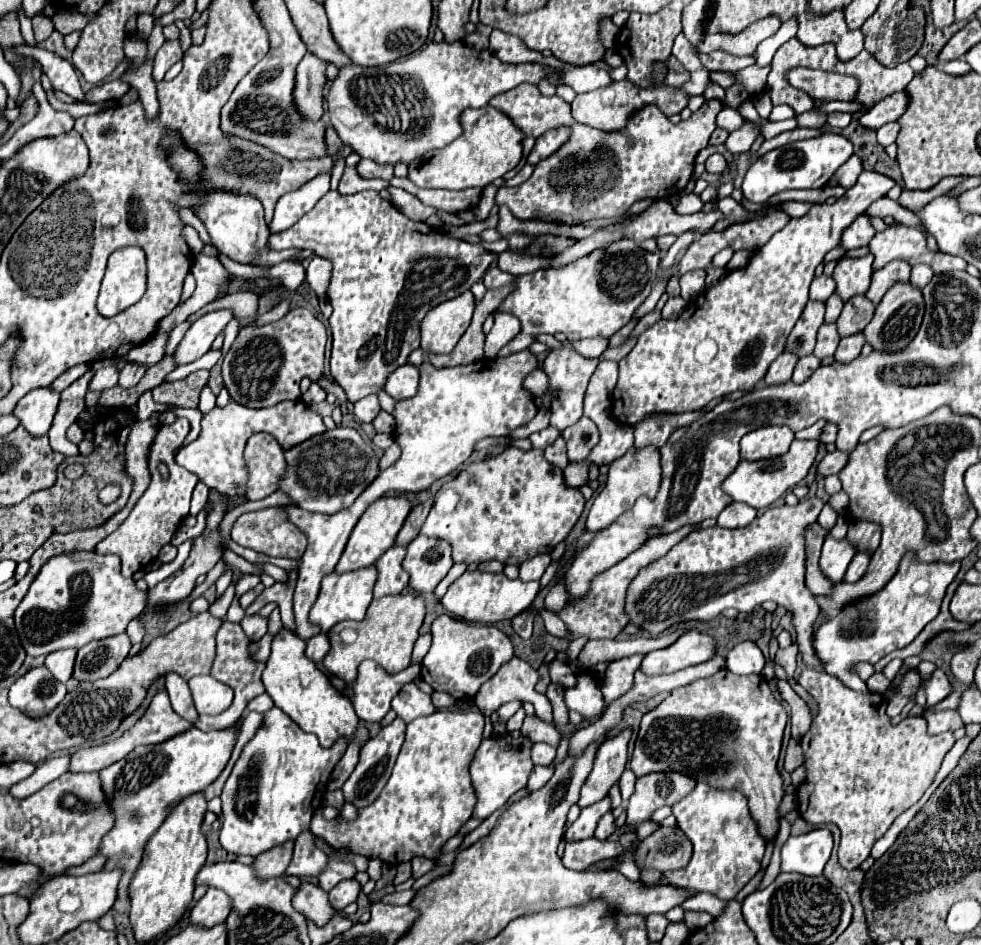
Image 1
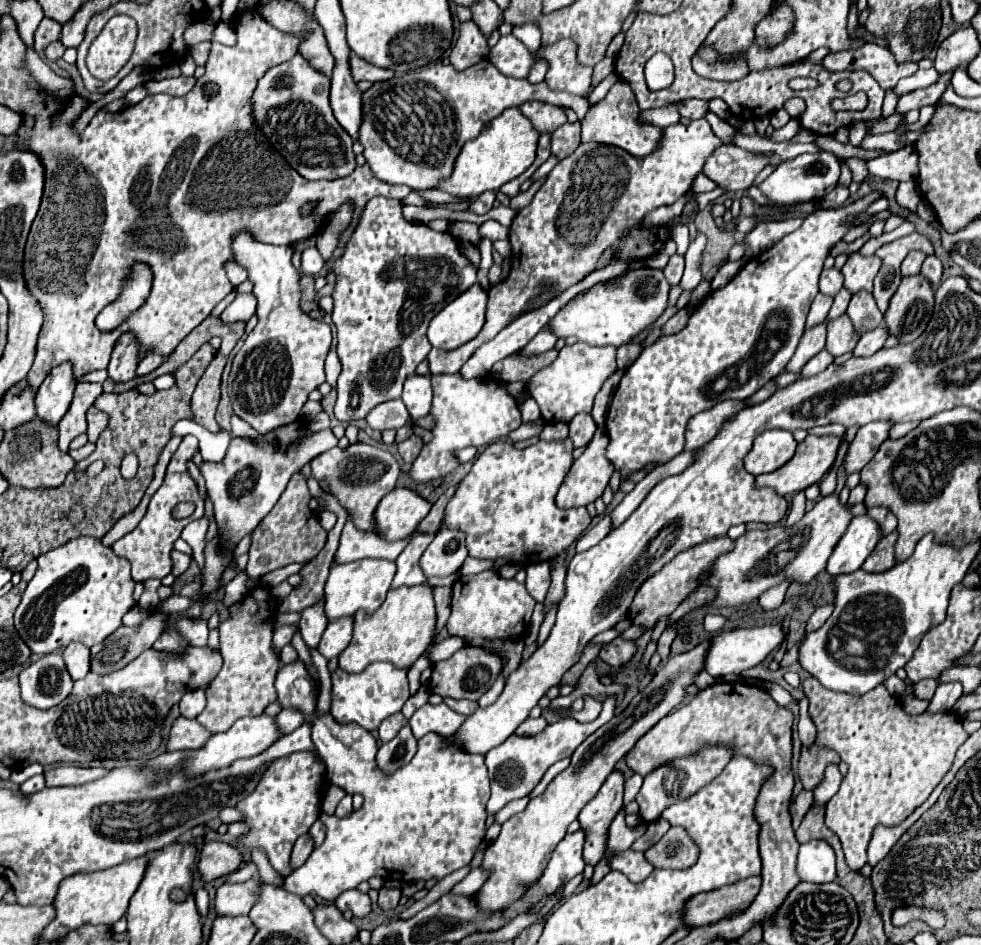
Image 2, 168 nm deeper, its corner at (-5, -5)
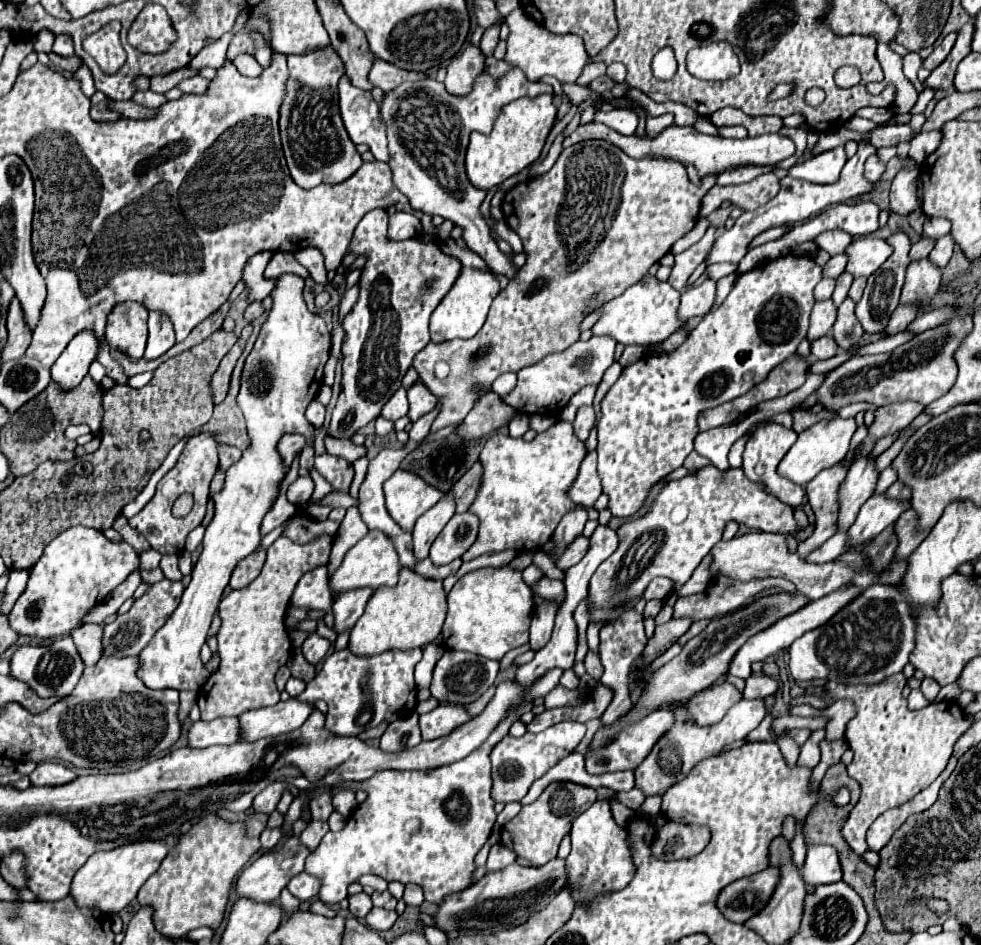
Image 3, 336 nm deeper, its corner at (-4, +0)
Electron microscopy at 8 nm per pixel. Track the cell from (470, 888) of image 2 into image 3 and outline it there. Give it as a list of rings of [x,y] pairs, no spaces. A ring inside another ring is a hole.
[[[495,844],[489,852],[489,860],[487,860],[487,872],[493,872],[493,870],[501,870],[503,866],[509,866],[515,862],[515,854],[505,848],[503,844]]]

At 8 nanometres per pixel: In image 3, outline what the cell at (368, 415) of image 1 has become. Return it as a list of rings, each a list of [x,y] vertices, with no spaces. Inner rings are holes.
[[[399,388],[393,398],[383,406],[383,412],[381,416],[395,422],[399,418],[403,418],[407,414],[407,394],[405,394],[405,388]]]

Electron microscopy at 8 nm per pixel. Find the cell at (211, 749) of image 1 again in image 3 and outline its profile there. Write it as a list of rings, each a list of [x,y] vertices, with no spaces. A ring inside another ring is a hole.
[[[289,698],[287,702],[279,702],[269,708],[249,710],[239,716],[241,720],[241,742],[253,742],[267,736],[279,736],[287,734],[291,730],[297,730],[315,710],[315,704],[299,702],[295,698]]]

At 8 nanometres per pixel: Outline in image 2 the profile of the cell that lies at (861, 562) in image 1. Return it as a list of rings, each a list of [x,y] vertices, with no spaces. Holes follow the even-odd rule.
[[[896,531],[882,537],[876,549],[870,553],[870,557],[864,561],[862,569],[868,573],[882,573],[890,569],[894,565],[894,541],[896,541]]]

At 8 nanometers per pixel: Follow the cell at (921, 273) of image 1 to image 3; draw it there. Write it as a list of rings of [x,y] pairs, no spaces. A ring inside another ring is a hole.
[[[945,234],[943,238],[939,238],[939,240],[937,240],[935,248],[933,248],[933,250],[931,250],[931,254],[929,254],[929,260],[931,260],[933,264],[937,264],[939,268],[945,268],[945,266],[947,266],[947,262],[951,260],[953,248],[955,248],[955,240],[951,238],[951,234]]]

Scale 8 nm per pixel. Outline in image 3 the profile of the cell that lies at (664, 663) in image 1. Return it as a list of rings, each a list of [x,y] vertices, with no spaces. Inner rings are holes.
[[[849,586],[849,588],[843,588],[843,590],[831,592],[831,594],[823,596],[823,598],[819,598],[819,600],[807,604],[807,606],[801,608],[799,612],[781,618],[781,620],[775,622],[771,628],[767,628],[767,630],[755,634],[755,636],[749,638],[749,642],[735,654],[735,658],[733,658],[733,662],[731,662],[729,674],[737,676],[737,678],[743,678],[743,680],[749,678],[749,676],[751,676],[751,664],[753,664],[753,662],[761,662],[761,660],[765,660],[767,656],[777,654],[777,652],[789,648],[789,646],[793,644],[793,640],[797,640],[797,638],[803,636],[805,632],[809,632],[809,630],[813,630],[813,628],[819,628],[819,626],[823,626],[825,622],[829,622],[835,612],[839,612],[843,606],[847,606],[847,602],[853,602],[859,594],[861,594],[861,588],[857,588],[857,586]]]

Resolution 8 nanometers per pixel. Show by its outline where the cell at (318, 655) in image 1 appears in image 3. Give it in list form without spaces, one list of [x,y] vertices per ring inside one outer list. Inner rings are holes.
[[[349,590],[347,594],[341,594],[333,604],[333,616],[335,616],[335,632],[343,632],[347,628],[353,628],[357,618],[363,614],[367,600],[371,598],[375,590]]]

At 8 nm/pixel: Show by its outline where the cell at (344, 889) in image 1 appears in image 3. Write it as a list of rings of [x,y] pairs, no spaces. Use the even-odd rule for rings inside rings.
[[[359,892],[355,896],[349,896],[349,910],[351,910],[351,914],[355,918],[365,918],[371,908],[373,908],[371,898],[365,892]]]

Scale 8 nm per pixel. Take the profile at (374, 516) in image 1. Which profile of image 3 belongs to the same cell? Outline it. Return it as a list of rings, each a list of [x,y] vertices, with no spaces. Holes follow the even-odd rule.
[[[397,470],[385,482],[383,492],[387,512],[407,532],[413,530],[421,514],[425,514],[431,506],[435,506],[443,498],[441,490],[427,486],[423,478],[415,478],[415,474],[409,474],[405,470]]]

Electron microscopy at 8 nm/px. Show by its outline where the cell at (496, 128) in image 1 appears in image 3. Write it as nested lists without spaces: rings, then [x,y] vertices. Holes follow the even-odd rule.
[[[539,94],[535,98],[519,98],[505,104],[495,118],[491,134],[471,134],[471,142],[467,148],[467,176],[473,186],[481,190],[489,190],[507,178],[519,174],[529,164],[533,164],[547,142],[549,132],[557,120],[557,106],[553,94]]]

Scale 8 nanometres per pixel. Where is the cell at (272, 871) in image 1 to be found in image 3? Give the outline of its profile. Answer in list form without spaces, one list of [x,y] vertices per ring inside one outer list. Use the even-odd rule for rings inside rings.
[[[311,820],[307,824],[307,828],[301,832],[301,842],[309,848],[309,850],[315,850],[321,842],[321,838],[329,832],[329,824],[327,822],[319,822],[319,820]]]

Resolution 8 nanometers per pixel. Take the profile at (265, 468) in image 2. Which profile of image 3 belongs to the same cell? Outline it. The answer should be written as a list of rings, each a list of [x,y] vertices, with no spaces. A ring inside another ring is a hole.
[[[325,438],[325,446],[327,446],[327,452],[333,454],[333,456],[339,456],[343,460],[347,460],[349,464],[353,464],[355,460],[359,460],[361,456],[367,454],[367,448],[365,446],[357,446],[349,440],[335,440],[335,438]]]

